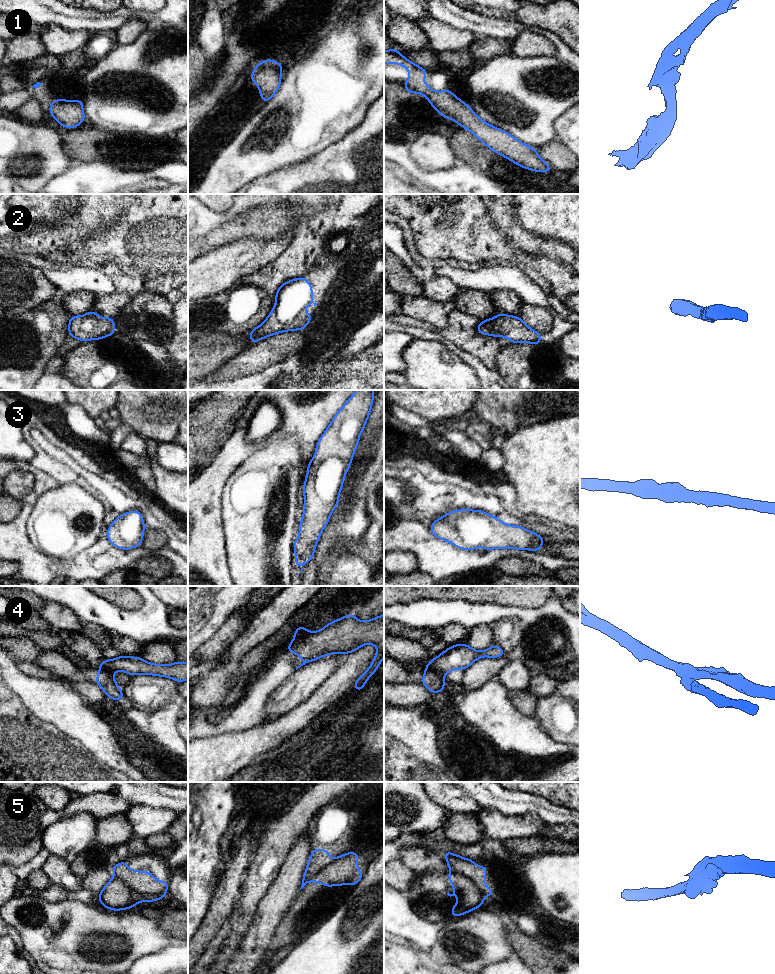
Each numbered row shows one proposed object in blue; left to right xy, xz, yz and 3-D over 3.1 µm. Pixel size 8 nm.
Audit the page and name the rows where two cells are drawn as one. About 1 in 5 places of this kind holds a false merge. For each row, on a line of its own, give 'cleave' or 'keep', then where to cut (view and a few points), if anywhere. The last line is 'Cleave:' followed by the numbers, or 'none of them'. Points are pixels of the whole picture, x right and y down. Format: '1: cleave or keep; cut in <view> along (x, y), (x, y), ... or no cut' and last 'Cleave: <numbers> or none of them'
1: keep; no cut
2: keep; no cut
3: keep; no cut
4: cleave; cut in yz along (426, 667), (438, 672), (442, 676)
5: cleave; cut in yz along (451, 870), (468, 877), (484, 895)
Cleave: 4, 5

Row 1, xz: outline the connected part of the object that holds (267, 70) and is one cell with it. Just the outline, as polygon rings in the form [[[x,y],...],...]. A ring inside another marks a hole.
[[[275,59],[261,61],[261,66],[259,62],[255,64],[255,71],[251,73],[249,79],[257,83],[260,96],[263,102],[267,103],[280,87],[283,66]]]

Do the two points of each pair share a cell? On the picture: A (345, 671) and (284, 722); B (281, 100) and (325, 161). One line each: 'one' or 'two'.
A: one
B: two

